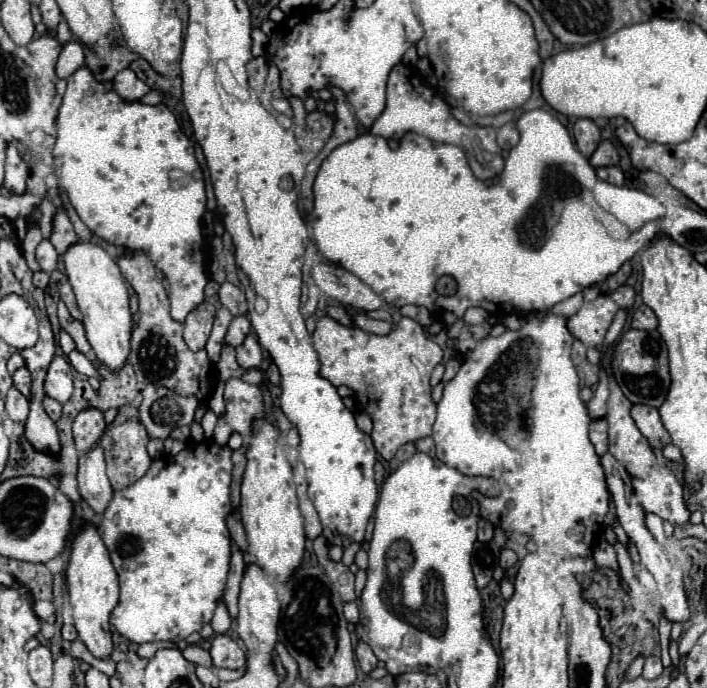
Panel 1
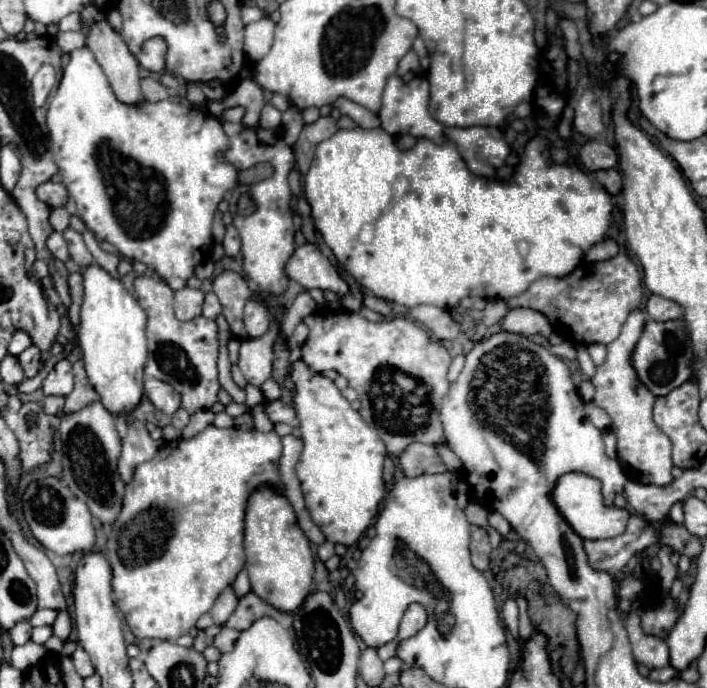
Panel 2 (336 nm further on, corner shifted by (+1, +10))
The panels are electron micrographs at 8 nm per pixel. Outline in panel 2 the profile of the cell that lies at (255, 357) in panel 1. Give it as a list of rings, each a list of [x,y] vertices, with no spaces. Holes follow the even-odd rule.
[[[248,300],[244,308],[244,326],[248,338],[260,338],[268,332],[270,326],[270,312],[266,306],[258,306],[254,300]]]

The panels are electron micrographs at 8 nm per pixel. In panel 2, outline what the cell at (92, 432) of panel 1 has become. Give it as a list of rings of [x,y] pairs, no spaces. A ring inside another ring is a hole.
[[[78,360],[74,362],[74,390],[66,396],[66,406],[64,406],[64,414],[74,414],[82,408],[86,408],[88,404],[100,400],[98,392],[90,386],[86,370],[84,370],[84,362]]]

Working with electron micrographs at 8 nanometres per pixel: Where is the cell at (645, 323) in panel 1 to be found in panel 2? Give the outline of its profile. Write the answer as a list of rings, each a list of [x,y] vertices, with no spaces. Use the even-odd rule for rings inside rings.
[[[650,296],[646,302],[646,314],[656,322],[668,322],[668,320],[680,320],[682,308],[662,296]]]

